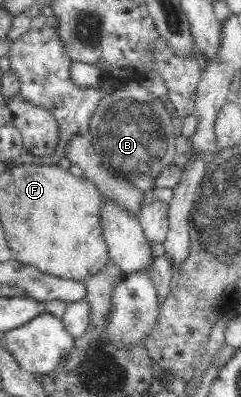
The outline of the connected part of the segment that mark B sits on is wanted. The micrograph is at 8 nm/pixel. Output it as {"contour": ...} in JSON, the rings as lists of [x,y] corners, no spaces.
{"contour":[[[128,81],[121,90],[104,94],[100,98],[90,118],[88,134],[104,168],[108,169],[114,177],[120,177],[132,183],[136,189],[150,194],[155,188],[156,177],[168,165],[174,163],[176,134],[172,126],[172,118],[167,101],[153,95],[145,82]]]}

